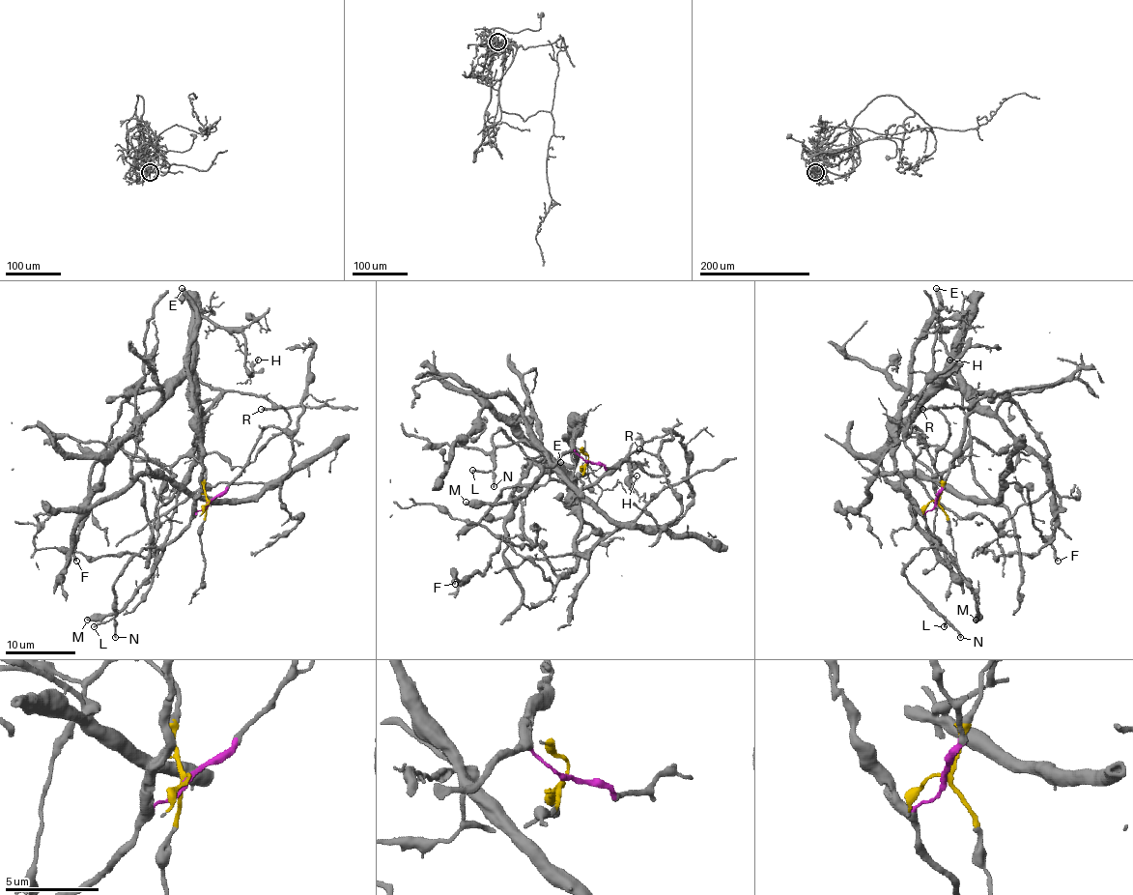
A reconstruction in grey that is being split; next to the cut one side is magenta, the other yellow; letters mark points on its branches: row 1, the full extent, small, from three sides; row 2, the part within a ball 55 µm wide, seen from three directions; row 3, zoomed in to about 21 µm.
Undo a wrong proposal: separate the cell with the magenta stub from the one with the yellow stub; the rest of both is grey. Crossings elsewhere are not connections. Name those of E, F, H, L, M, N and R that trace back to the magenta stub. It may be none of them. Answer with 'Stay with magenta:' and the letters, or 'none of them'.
Stay with magenta: E, L, M, N, R

